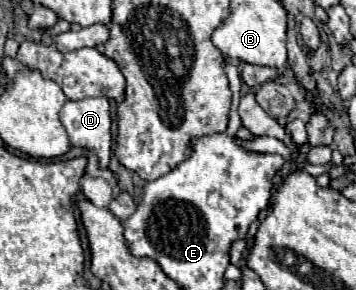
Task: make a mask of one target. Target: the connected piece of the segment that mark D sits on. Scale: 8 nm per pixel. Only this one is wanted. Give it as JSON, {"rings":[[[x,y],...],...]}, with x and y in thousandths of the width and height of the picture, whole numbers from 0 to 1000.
{"rings":[[[244,334],[188,348],[171,383],[199,500],[261,514],[278,541],[278,576],[306,569],[312,534],[312,362],[295,334]]]}

